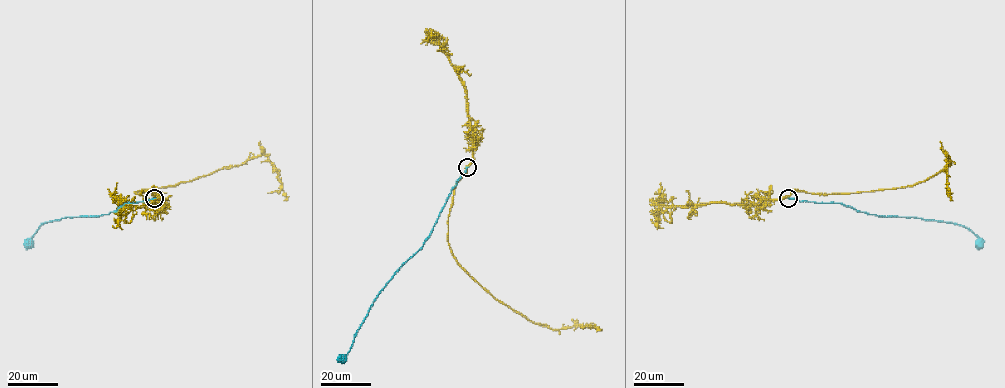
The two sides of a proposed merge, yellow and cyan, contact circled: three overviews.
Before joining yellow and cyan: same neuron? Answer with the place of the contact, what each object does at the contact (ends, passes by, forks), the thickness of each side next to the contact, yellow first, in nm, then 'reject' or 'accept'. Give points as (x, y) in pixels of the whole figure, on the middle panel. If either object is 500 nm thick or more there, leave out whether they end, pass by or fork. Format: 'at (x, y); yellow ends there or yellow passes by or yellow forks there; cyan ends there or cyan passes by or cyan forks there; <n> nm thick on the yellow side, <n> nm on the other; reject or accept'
at (467, 167); 500 nm thick on the yellow side, 240 nm on the other; accept

